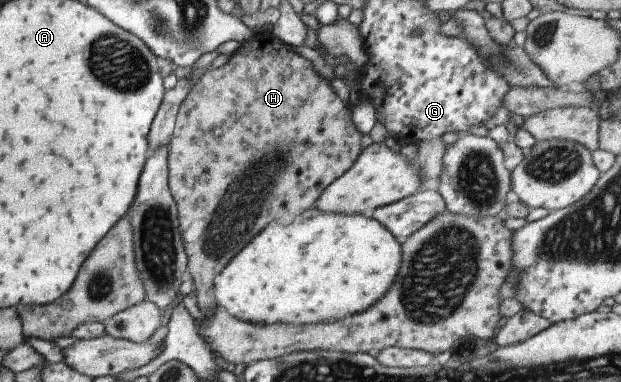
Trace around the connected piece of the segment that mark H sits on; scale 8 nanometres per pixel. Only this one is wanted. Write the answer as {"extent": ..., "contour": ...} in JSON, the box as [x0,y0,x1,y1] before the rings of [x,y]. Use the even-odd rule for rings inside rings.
{"extent":[168,33,363,315],"contour":[[[267,33],[252,36],[238,51],[231,55],[230,61],[218,69],[212,69],[204,74],[193,85],[179,107],[175,119],[175,128],[171,135],[168,153],[168,181],[172,197],[176,202],[177,221],[180,235],[188,258],[187,264],[193,278],[199,309],[204,315],[211,314],[217,307],[215,302],[215,276],[222,271],[235,255],[238,255],[252,239],[267,225],[277,220],[292,224],[299,215],[313,207],[318,196],[335,179],[338,179],[355,163],[358,154],[363,150],[360,146],[361,132],[351,122],[351,111],[346,101],[341,101],[330,87],[329,80],[314,70],[312,62],[292,53],[291,48],[282,43],[276,36]]]}

